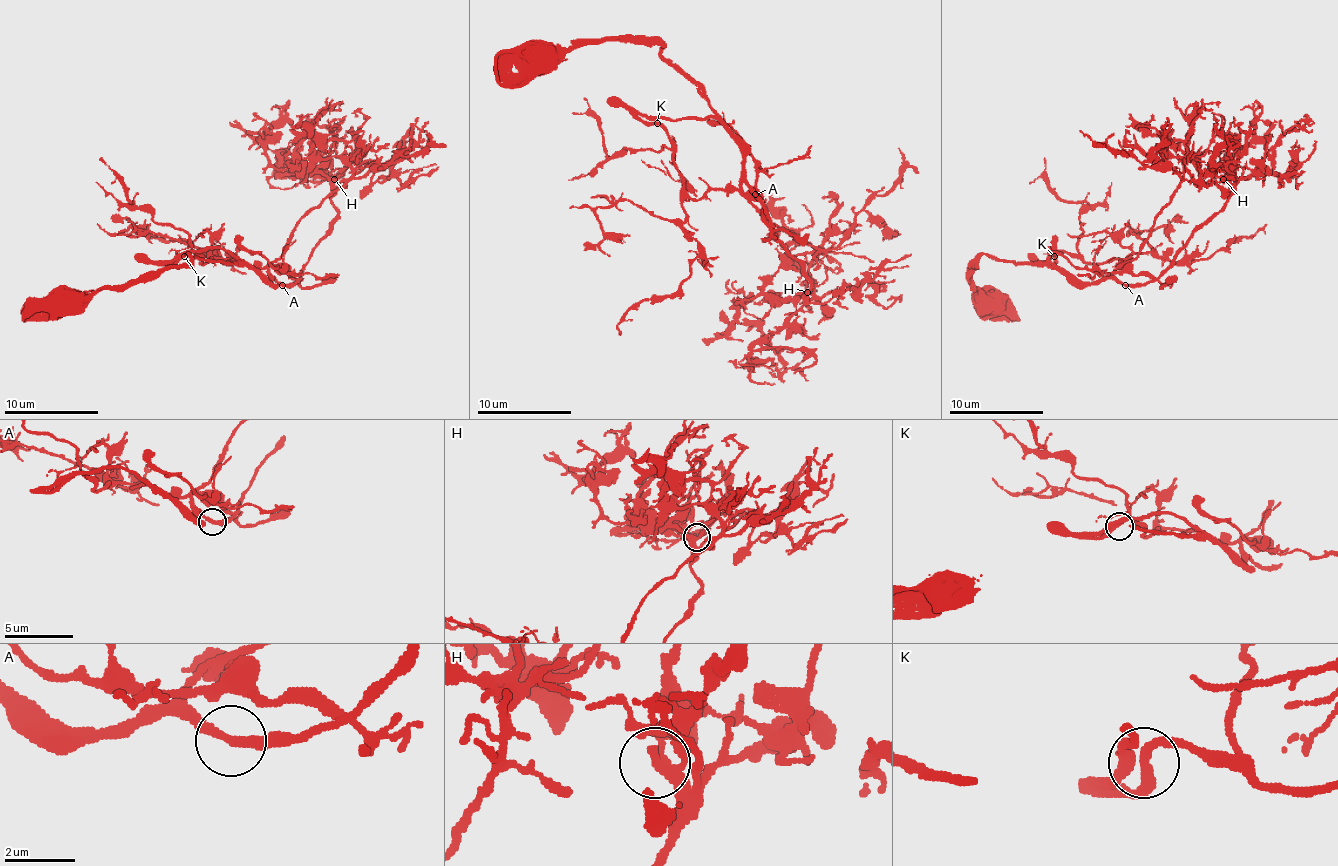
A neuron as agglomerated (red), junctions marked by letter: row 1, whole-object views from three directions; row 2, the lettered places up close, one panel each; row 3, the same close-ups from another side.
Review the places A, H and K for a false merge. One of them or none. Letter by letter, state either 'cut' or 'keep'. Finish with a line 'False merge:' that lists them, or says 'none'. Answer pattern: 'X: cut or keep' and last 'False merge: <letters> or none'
A: keep
H: keep
K: keep
False merge: none

